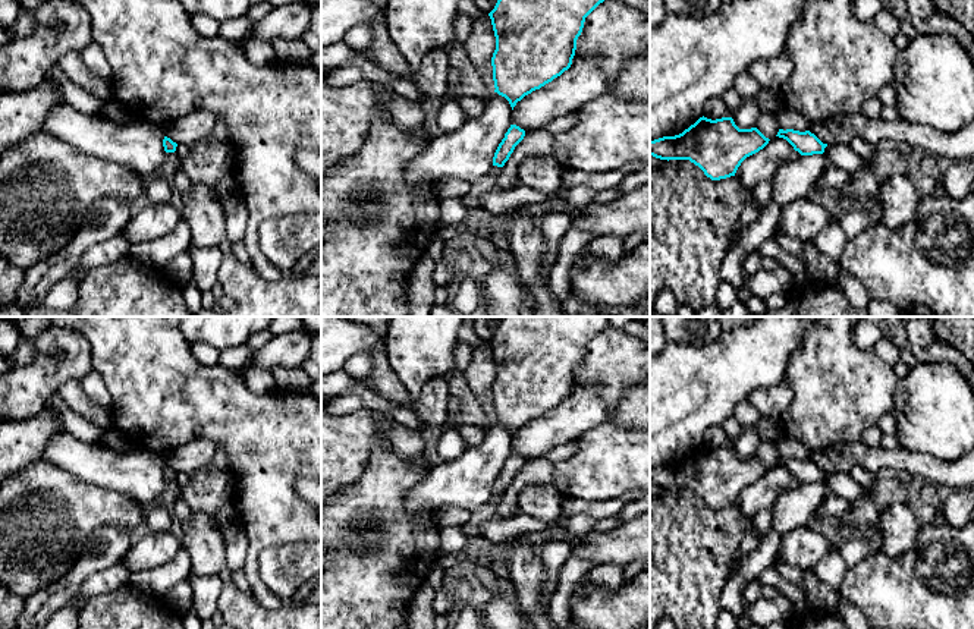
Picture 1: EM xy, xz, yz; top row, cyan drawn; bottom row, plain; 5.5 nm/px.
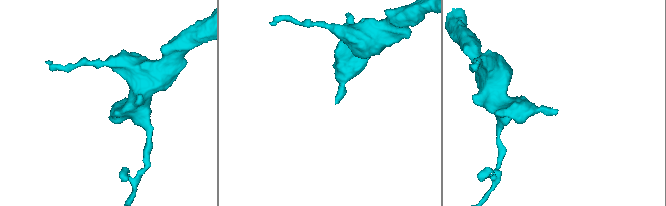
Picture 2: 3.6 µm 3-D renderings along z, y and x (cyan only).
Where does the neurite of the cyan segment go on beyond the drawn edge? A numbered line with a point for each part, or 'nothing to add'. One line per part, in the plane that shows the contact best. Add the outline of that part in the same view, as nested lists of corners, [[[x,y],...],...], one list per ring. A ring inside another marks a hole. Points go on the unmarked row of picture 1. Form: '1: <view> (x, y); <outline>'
nothing to add

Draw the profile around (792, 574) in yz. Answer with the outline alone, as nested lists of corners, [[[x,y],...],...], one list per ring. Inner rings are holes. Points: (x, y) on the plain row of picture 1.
[[[777,554],[776,559],[772,563],[777,572],[791,584],[794,584],[795,586],[802,588],[802,576],[804,576],[804,570],[801,570],[797,566],[791,566],[788,563],[785,563],[780,556]]]

